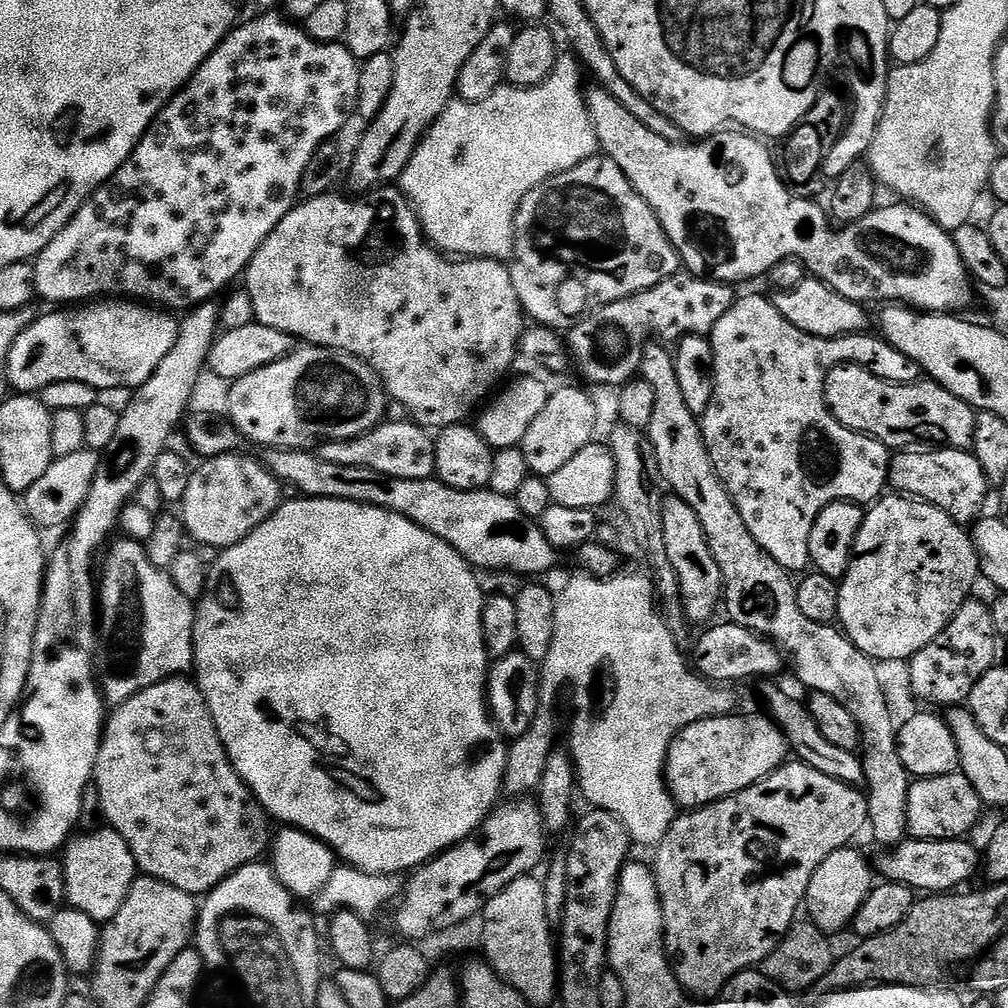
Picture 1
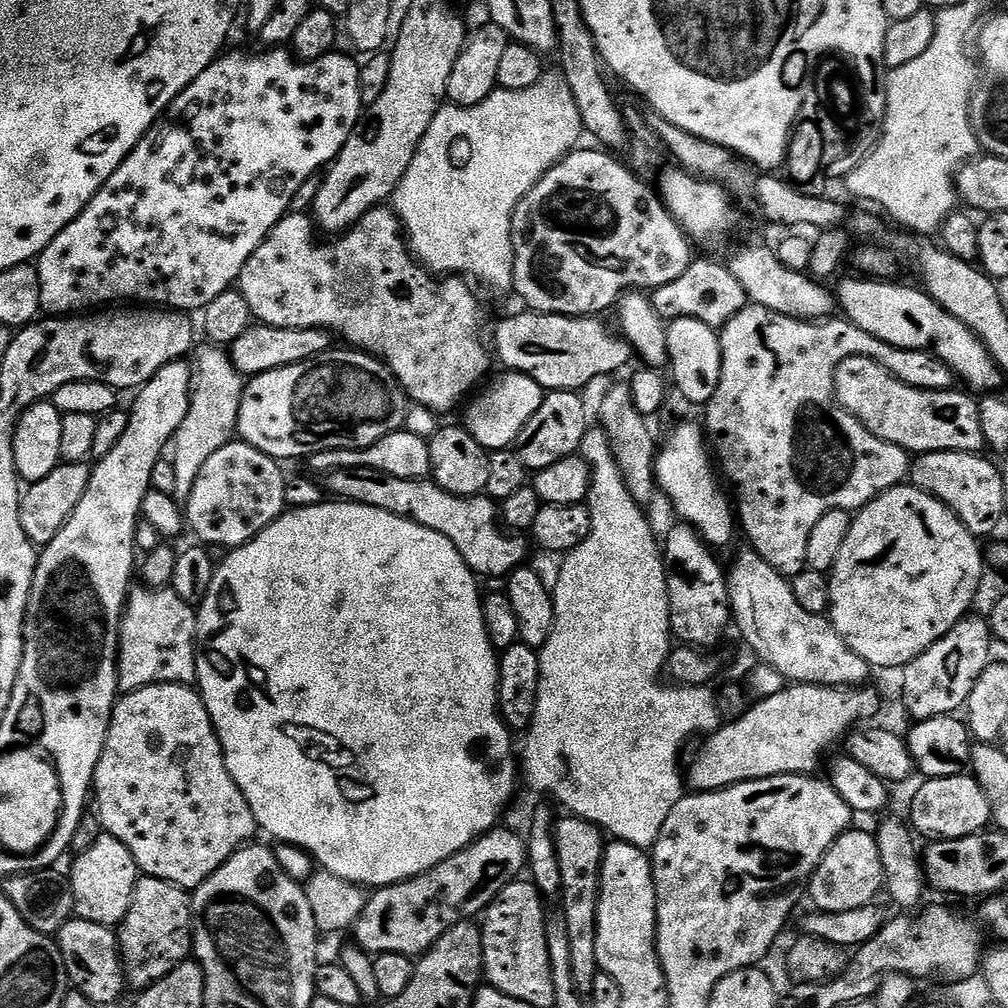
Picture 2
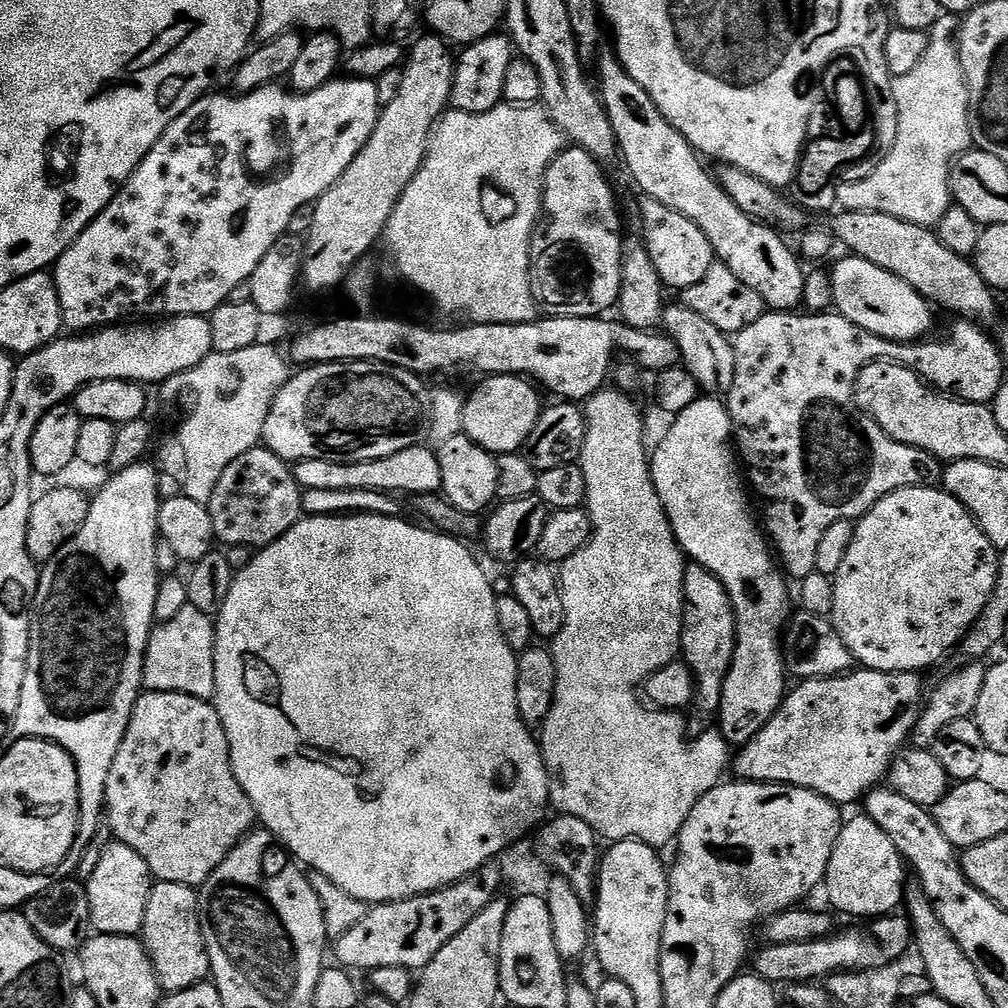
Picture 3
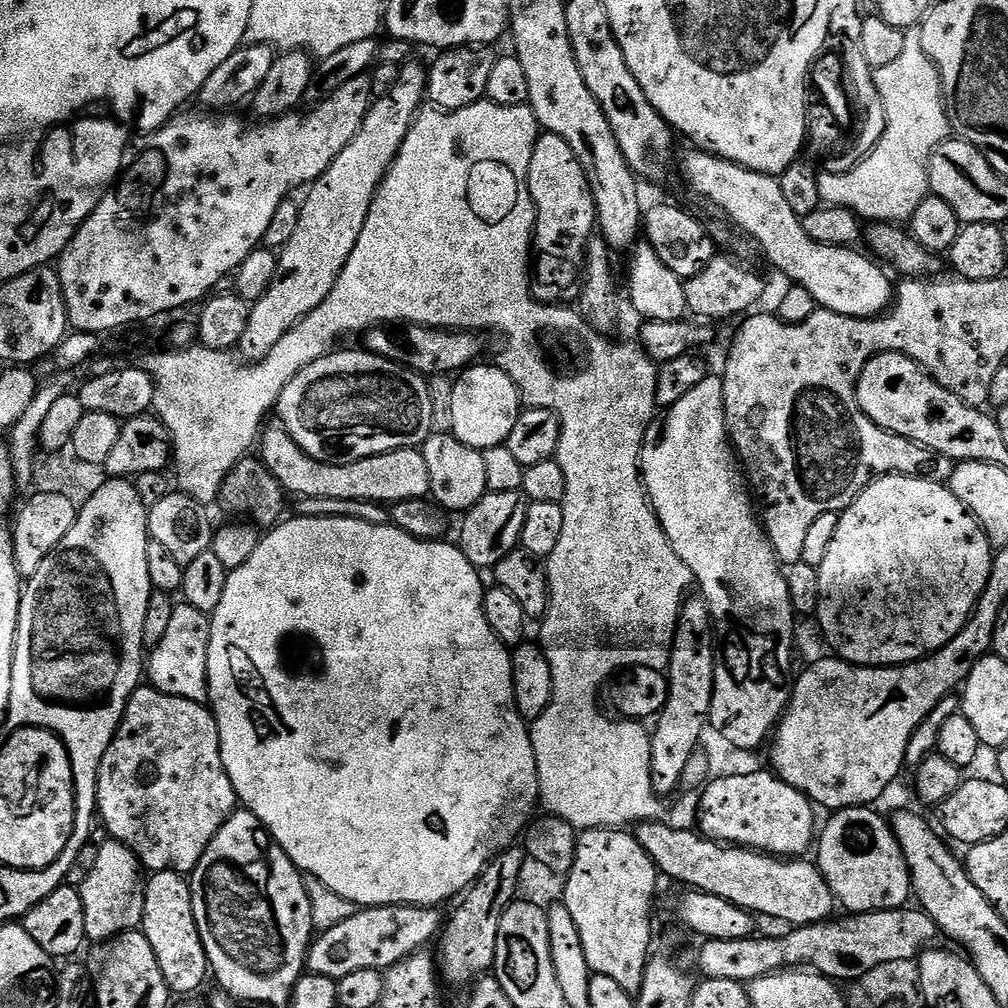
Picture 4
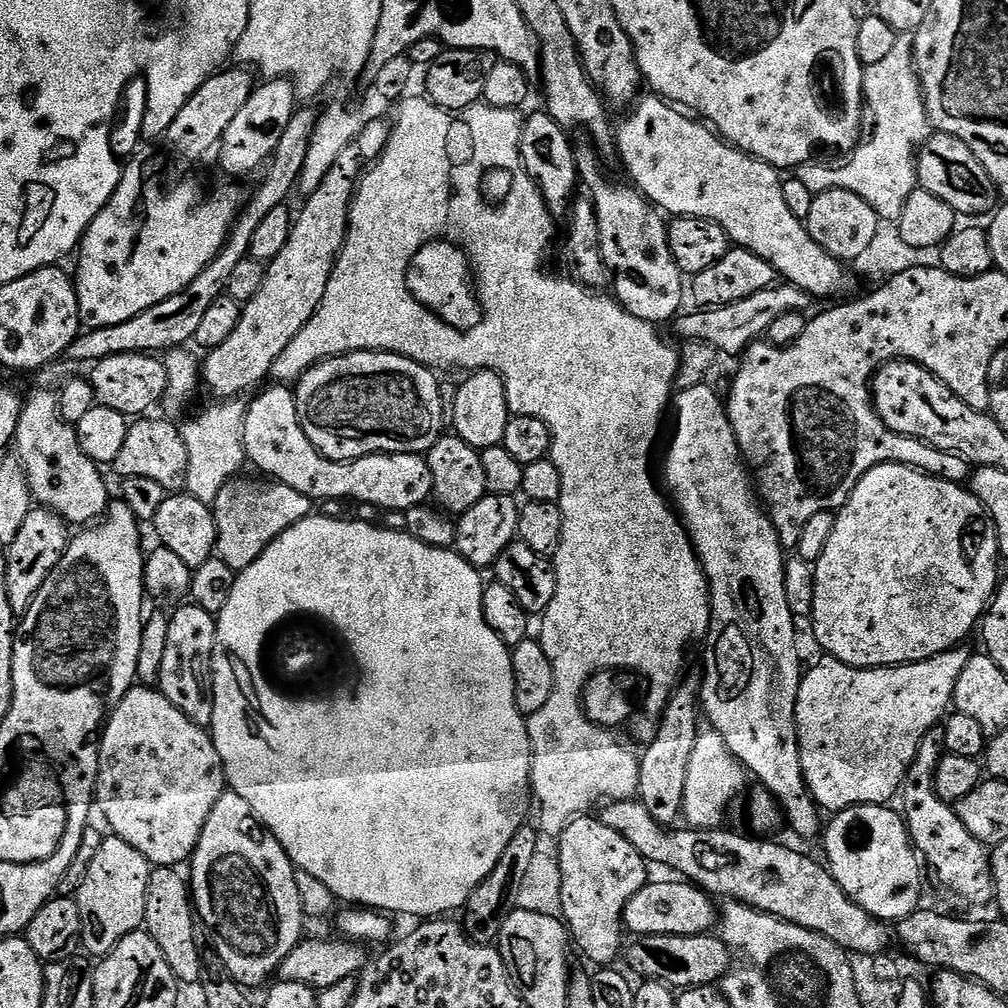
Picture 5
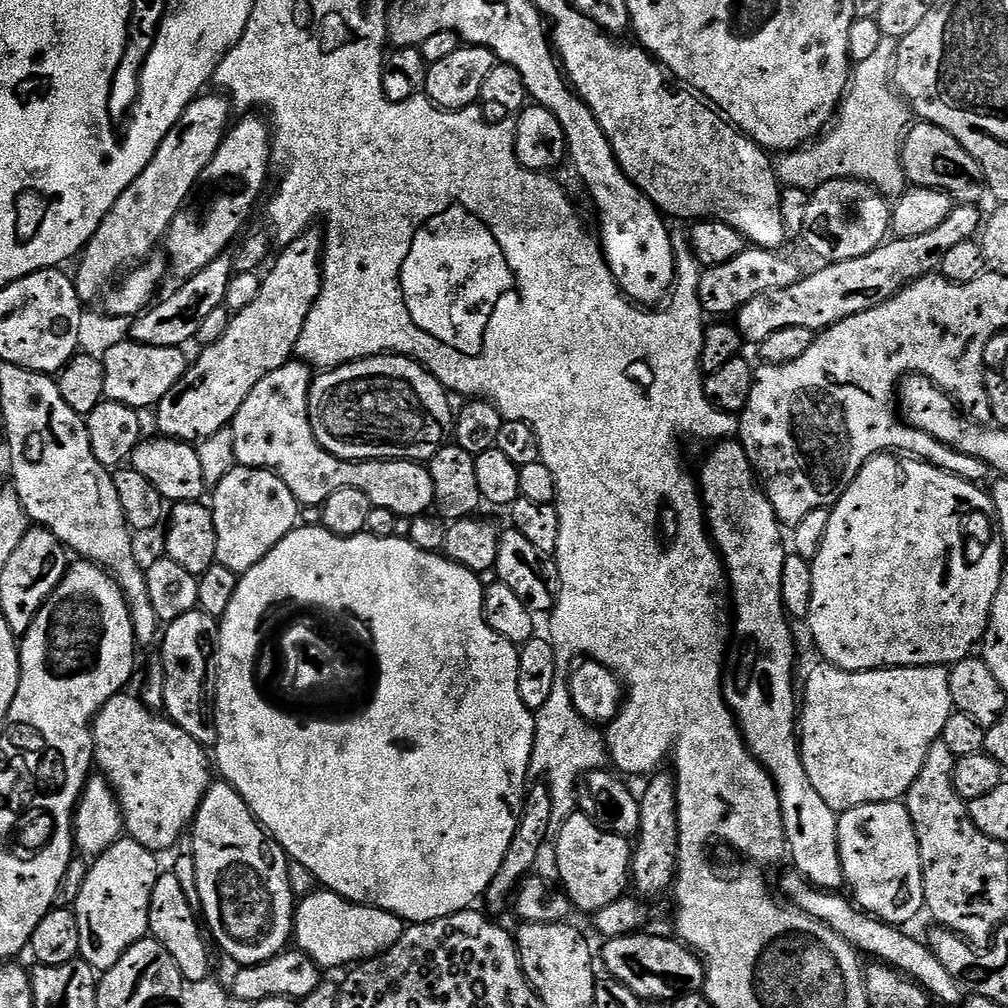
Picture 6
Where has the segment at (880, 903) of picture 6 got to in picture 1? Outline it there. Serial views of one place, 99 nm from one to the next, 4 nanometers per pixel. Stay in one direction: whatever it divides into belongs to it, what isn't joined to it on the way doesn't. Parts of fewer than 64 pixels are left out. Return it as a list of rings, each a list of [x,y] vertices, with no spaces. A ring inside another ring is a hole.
[[[849,846],[840,848],[818,870],[814,870],[814,878],[810,878],[808,887],[808,898],[806,901],[806,912],[810,915],[811,923],[815,924],[821,932],[833,934],[840,932],[843,928],[847,929],[852,920],[858,914],[862,902],[866,902],[868,893],[874,887],[873,867],[864,861],[864,856],[860,852],[855,852],[855,847]]]

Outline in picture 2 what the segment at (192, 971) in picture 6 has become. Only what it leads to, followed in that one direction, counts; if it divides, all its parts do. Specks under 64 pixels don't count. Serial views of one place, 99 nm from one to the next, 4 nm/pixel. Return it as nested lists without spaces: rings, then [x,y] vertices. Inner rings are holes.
[[[141,875],[136,881],[132,905],[118,926],[118,943],[126,980],[143,990],[164,980],[177,966],[185,963],[193,951],[194,913],[192,897],[177,884]]]

